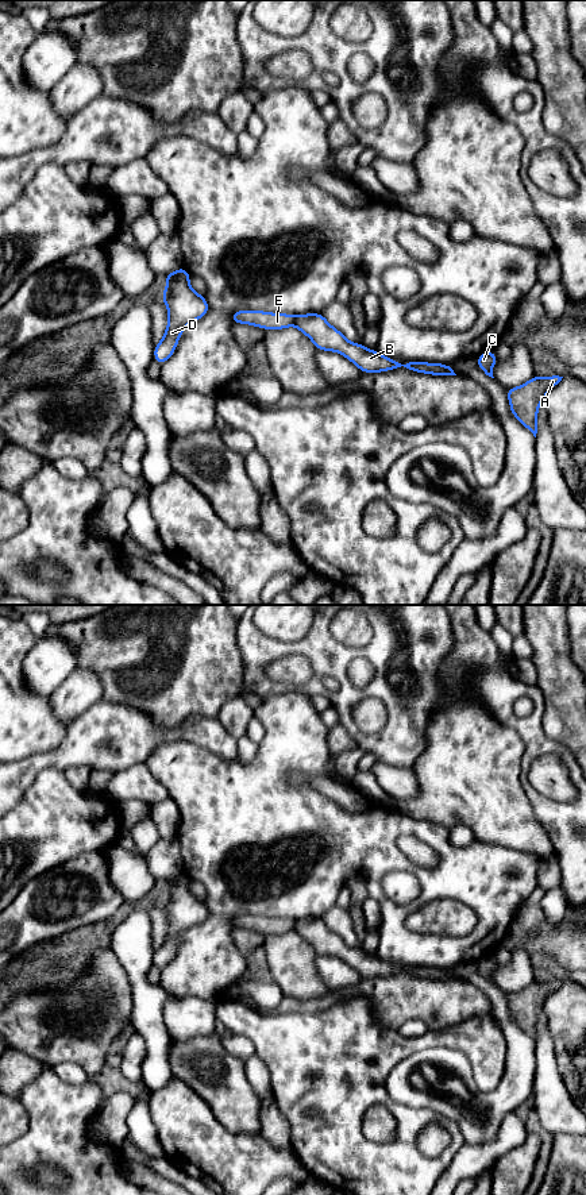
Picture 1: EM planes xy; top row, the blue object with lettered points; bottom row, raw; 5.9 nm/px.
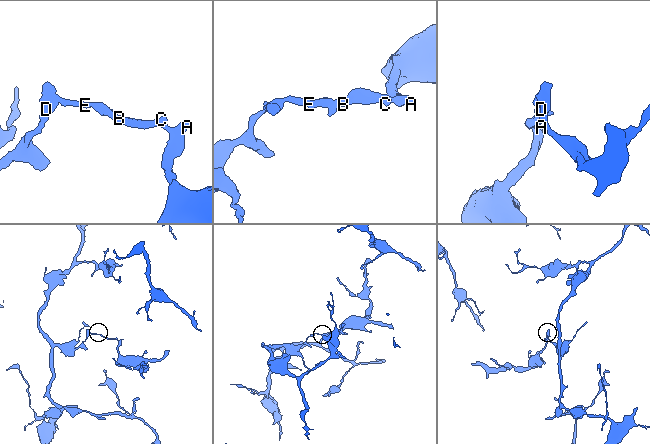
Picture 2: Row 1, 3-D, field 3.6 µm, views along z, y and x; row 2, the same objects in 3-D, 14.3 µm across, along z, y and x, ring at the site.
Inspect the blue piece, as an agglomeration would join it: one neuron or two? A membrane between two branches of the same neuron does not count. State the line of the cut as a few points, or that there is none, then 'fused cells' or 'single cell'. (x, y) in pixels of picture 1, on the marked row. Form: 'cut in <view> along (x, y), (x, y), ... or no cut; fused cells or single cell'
cut in xy along (296, 316), (292, 324); fused cells

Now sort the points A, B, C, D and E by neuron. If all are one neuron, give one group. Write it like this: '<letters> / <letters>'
A B C / D E

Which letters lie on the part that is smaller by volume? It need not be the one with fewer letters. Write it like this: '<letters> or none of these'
A, B, C

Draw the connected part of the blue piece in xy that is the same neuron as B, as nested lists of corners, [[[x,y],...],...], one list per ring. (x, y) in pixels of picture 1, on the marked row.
[[[323,313],[298,315],[293,325],[312,340],[317,350],[336,351],[351,361],[363,373],[381,373],[396,369],[406,369],[431,375],[456,375],[446,363],[428,363],[409,361],[401,363],[385,355],[366,348],[363,344],[347,340],[343,334],[334,328]]]

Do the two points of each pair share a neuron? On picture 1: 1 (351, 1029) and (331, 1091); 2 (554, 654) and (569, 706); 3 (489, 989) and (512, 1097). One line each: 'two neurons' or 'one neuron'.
1: one neuron
2: one neuron
3: one neuron

